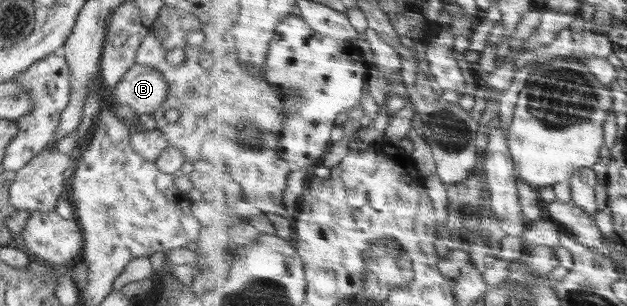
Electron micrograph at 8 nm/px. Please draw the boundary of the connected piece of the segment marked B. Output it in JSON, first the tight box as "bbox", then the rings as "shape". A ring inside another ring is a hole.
{"bbox":[115,63,168,117],"shape":[[[135,63],[115,87],[116,102],[130,106],[136,117],[158,113],[166,101],[168,85],[157,71]]]}

